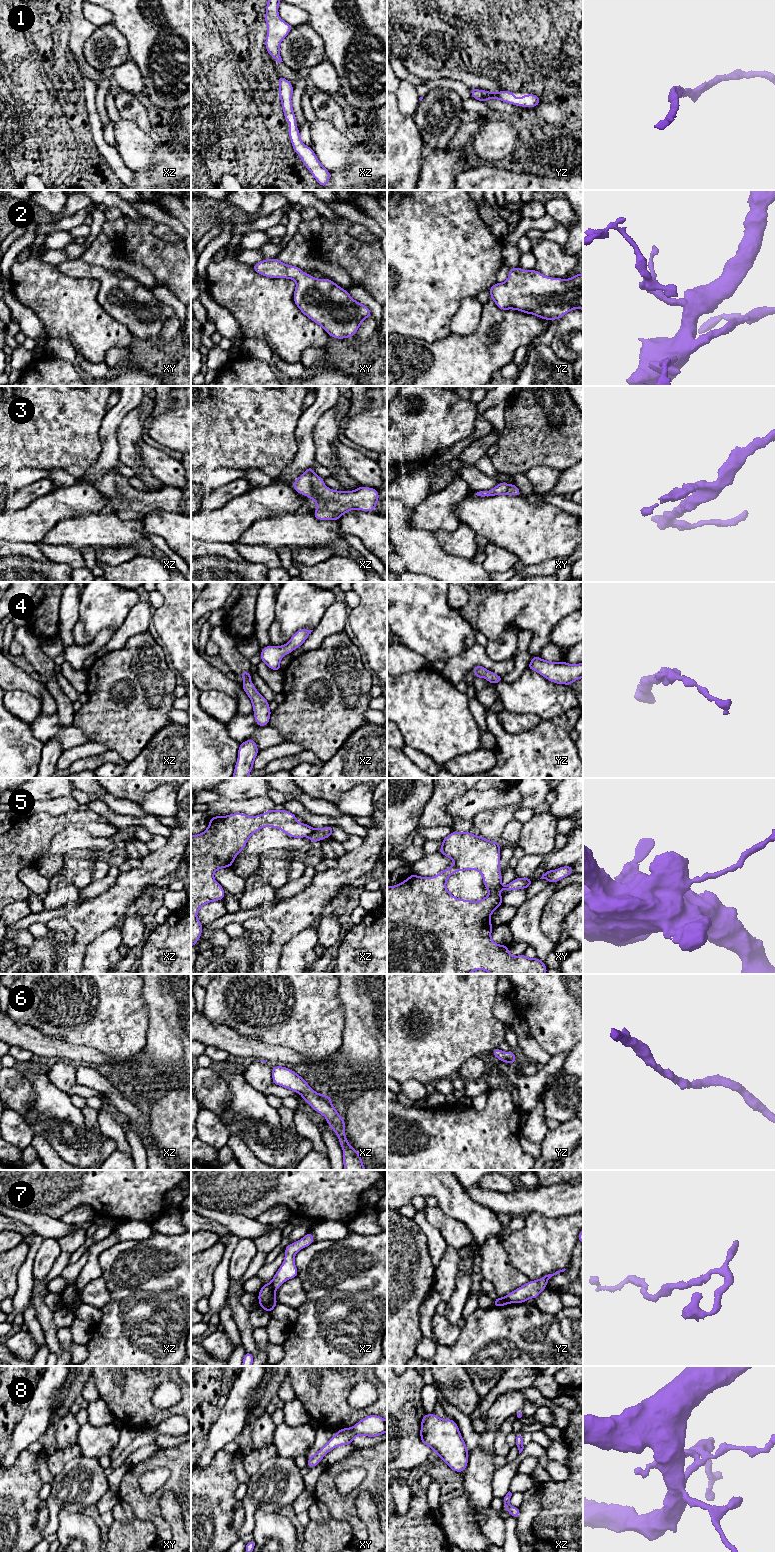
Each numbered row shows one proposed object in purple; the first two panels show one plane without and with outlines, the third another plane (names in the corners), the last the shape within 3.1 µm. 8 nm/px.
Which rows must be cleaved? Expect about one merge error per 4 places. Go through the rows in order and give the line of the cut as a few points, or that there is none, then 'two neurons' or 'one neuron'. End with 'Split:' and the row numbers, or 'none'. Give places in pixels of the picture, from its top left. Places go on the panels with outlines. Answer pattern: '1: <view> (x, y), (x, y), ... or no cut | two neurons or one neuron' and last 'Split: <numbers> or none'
1: no cut | one neuron
2: no cut | one neuron
3: no cut | one neuron
4: no cut | one neuron
5: no cut | one neuron
6: no cut | one neuron
7: xz (269, 1283), (275, 1291) | two neurons
8: no cut | one neuron
Split: 7

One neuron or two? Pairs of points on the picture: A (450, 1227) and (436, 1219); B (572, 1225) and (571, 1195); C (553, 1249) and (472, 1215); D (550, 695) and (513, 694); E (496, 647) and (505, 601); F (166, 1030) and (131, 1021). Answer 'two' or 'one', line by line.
A: one
B: two
C: two
D: one
E: two
F: two

